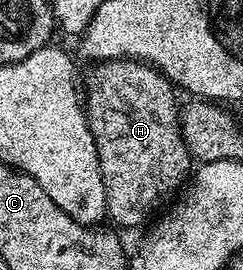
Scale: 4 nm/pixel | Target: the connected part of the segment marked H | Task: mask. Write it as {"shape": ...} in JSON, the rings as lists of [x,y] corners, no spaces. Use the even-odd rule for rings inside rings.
{"shape":[[[120,58],[120,59],[107,59],[105,61],[98,61],[93,64],[94,67],[90,71],[90,76],[85,76],[84,79],[84,106],[86,109],[86,120],[90,126],[92,137],[96,141],[96,153],[100,161],[100,173],[104,181],[104,189],[106,190],[106,214],[109,222],[119,223],[122,227],[138,227],[178,186],[185,184],[192,175],[192,156],[188,145],[182,136],[182,121],[180,118],[180,102],[174,94],[176,88],[157,67],[143,63],[136,59]]]}

